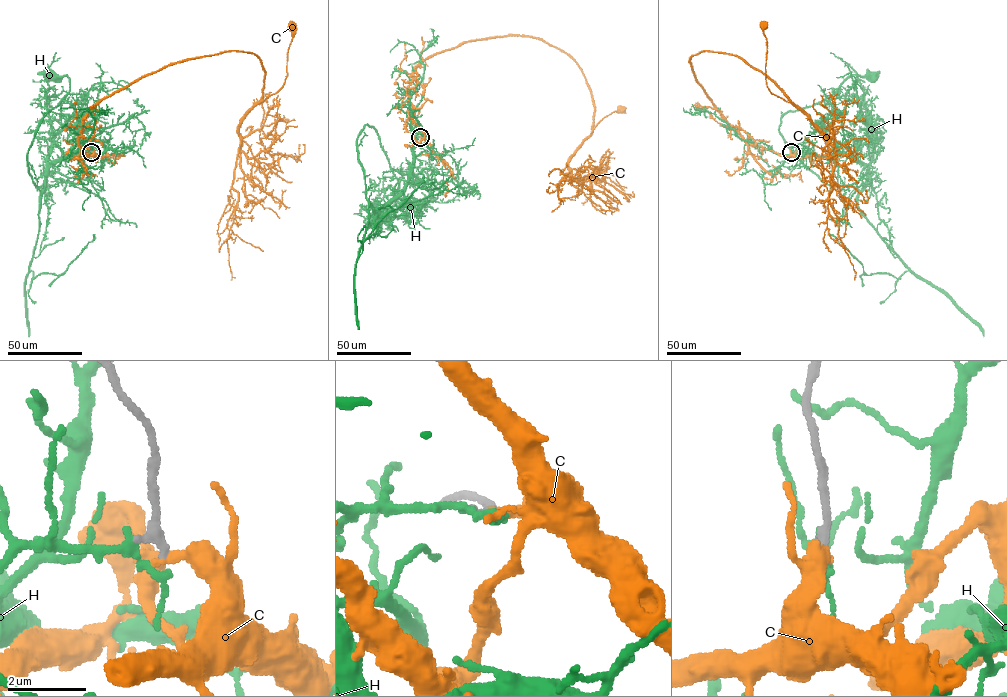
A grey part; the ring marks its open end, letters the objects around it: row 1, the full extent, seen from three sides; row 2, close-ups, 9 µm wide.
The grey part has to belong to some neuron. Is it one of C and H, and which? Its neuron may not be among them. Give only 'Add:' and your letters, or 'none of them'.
Add: none of them

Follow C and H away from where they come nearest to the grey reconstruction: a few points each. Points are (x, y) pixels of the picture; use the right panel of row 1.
C: (791, 151), (750, 145), (690, 64), (702, 51), (739, 57), (789, 102), (766, 86), (763, 26)
H: (791, 151), (854, 156), (867, 167), (859, 190), (825, 184), (779, 126), (852, 75), (871, 76)

